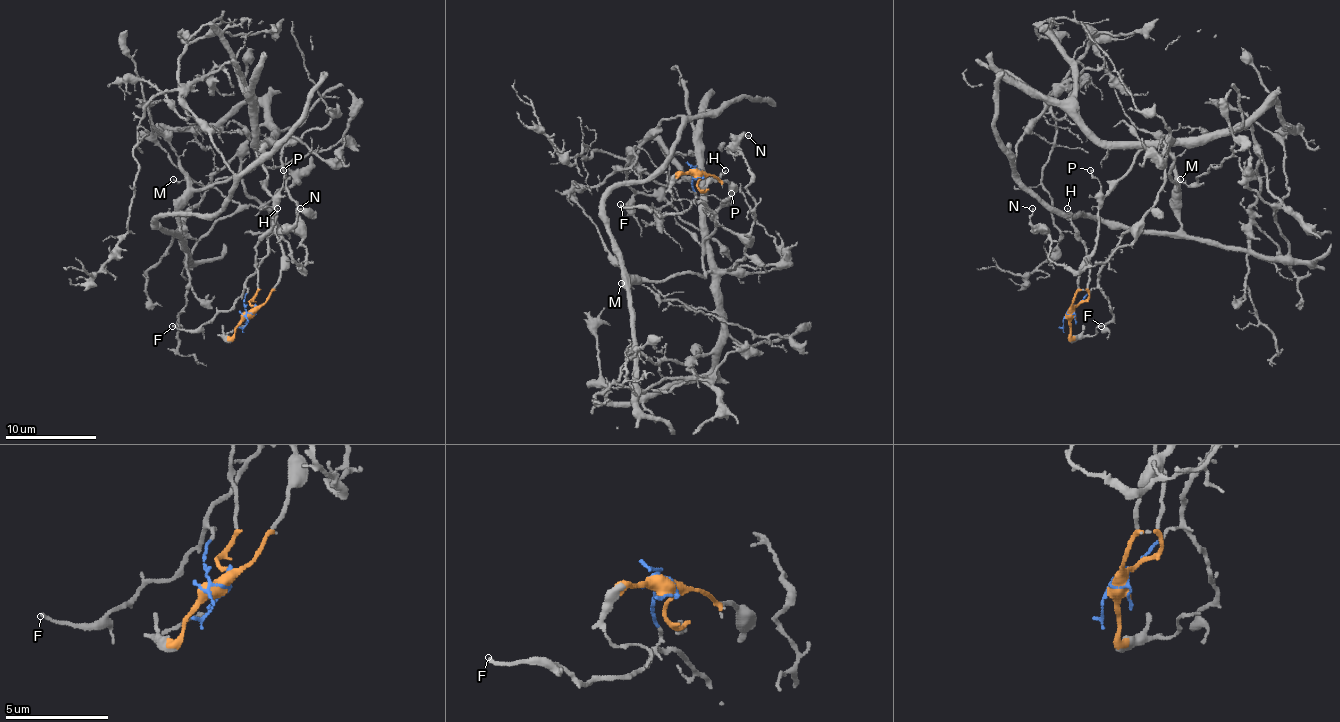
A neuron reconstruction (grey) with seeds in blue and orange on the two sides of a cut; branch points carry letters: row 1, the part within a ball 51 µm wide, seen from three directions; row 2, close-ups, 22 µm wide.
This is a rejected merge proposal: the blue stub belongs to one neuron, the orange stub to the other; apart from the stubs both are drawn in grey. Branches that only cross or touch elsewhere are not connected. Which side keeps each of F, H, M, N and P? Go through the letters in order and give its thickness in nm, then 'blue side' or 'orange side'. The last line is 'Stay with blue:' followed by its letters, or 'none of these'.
F: 160 nm thick; blue side
H: 150 nm thick; orange side
M: 160 nm thick; orange side
N: 130 nm thick; blue side
P: 140 nm thick; orange side
Stay with blue: F, N

